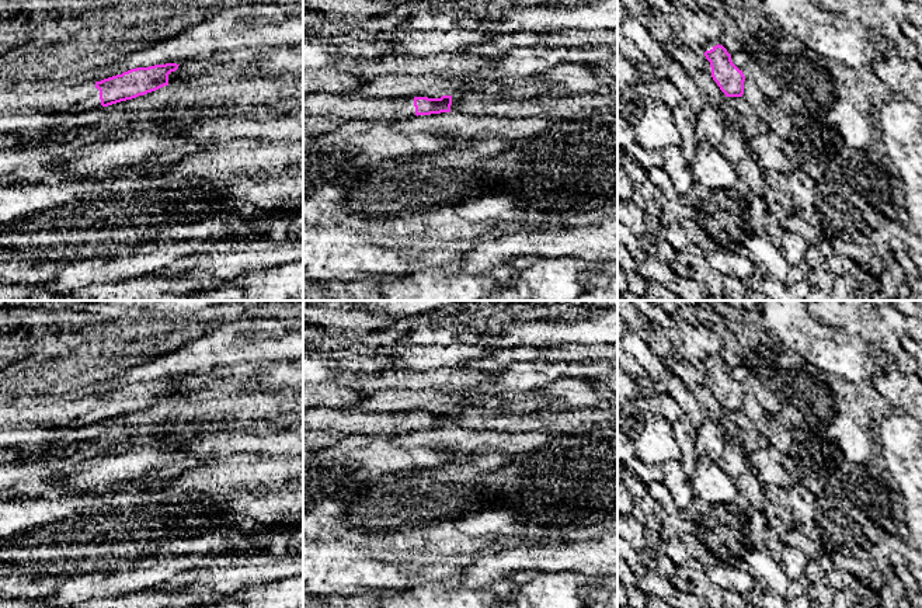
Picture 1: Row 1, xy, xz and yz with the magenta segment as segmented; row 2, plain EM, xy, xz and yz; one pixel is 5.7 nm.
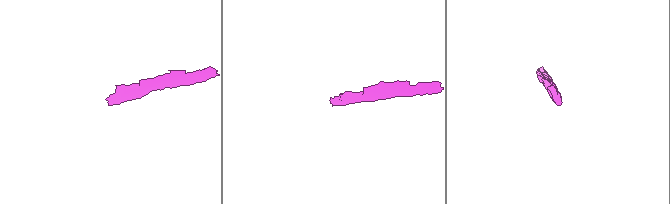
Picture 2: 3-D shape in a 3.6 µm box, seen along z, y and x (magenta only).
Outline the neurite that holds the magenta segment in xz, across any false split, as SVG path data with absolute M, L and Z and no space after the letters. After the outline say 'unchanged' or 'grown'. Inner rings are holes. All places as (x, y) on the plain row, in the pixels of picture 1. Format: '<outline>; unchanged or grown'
M341 407L303 410L303 430L335 430L345 437L389 435L400 437L410 431L450 427L452 410L441 413L394 411L363 413Z; grown

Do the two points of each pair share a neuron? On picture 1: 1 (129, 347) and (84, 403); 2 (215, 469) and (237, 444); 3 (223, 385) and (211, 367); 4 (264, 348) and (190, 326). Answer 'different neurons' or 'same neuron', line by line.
1: different neurons
2: different neurons
3: different neurons
4: different neurons

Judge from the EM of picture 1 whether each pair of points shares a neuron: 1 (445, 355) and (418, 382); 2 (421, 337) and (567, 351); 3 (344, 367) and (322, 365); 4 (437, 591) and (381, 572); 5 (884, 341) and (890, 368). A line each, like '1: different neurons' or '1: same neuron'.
1: different neurons
2: different neurons
3: same neuron
4: different neurons
5: different neurons

